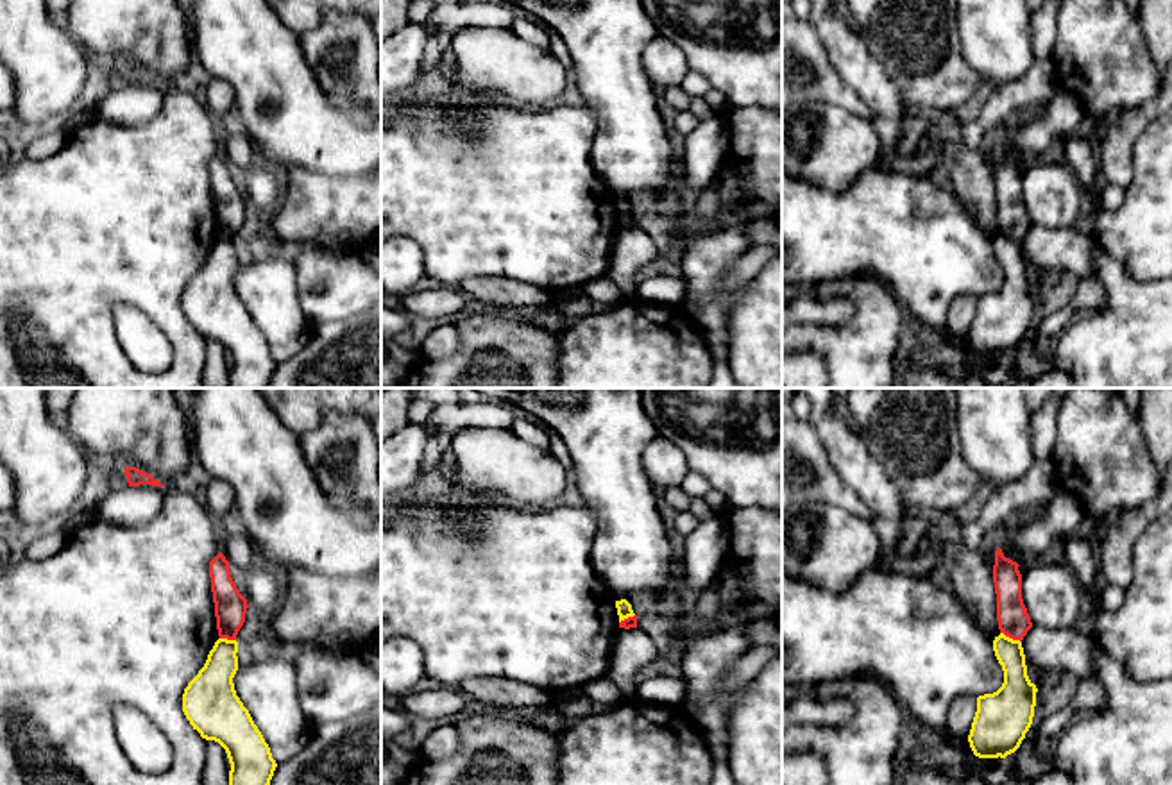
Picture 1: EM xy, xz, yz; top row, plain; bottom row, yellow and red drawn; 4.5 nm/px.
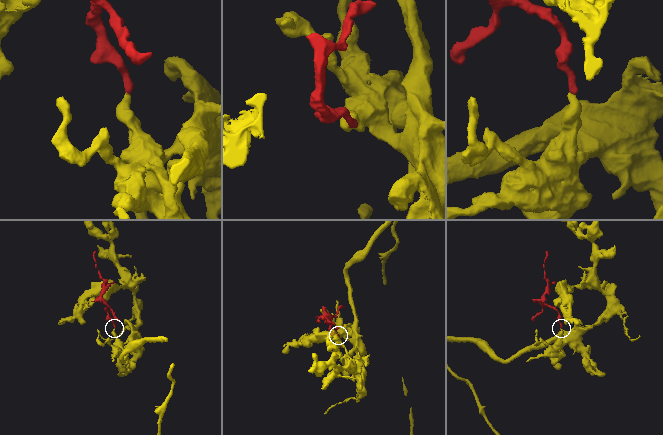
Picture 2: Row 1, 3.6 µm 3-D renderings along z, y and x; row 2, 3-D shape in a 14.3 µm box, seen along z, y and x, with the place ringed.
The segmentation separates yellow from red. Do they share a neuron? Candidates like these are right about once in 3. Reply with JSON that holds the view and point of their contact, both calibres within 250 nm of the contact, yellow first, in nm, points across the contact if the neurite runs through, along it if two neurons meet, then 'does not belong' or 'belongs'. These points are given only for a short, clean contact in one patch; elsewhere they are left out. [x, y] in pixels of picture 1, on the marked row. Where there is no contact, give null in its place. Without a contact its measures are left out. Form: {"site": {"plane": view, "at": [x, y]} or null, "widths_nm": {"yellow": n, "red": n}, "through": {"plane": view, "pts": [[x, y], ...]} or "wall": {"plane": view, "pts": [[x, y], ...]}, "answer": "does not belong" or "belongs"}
{"site": {"plane": "yz", "at": [1011, 639]}, "widths_nm": {"yellow": 160, "red": 140}, "wall": {"plane": "yz", "pts": [[1001, 632], [1020, 642]]}, "answer": "does not belong"}

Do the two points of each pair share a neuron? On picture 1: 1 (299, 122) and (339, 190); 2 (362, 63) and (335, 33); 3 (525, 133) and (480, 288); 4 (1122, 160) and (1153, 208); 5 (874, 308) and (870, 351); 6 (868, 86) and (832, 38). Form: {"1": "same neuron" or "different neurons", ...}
{"1": "different neurons", "2": "same neuron", "3": "different neurons", "4": "different neurons", "5": "same neuron", "6": "same neuron"}

